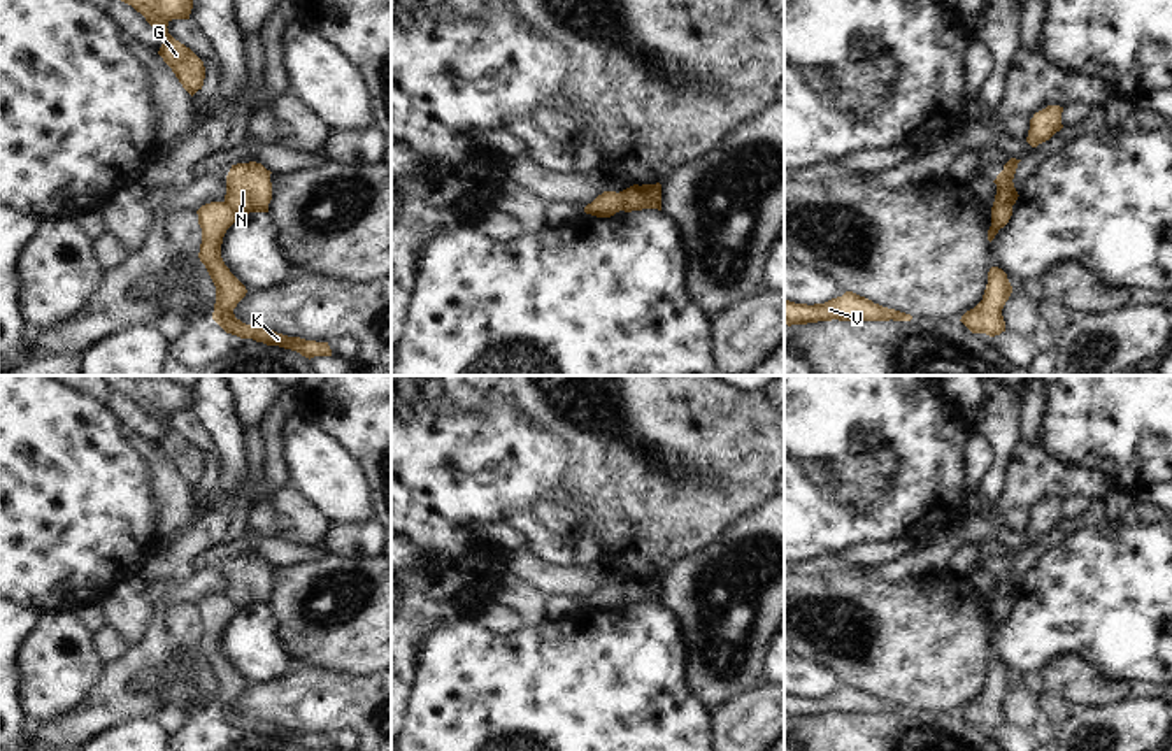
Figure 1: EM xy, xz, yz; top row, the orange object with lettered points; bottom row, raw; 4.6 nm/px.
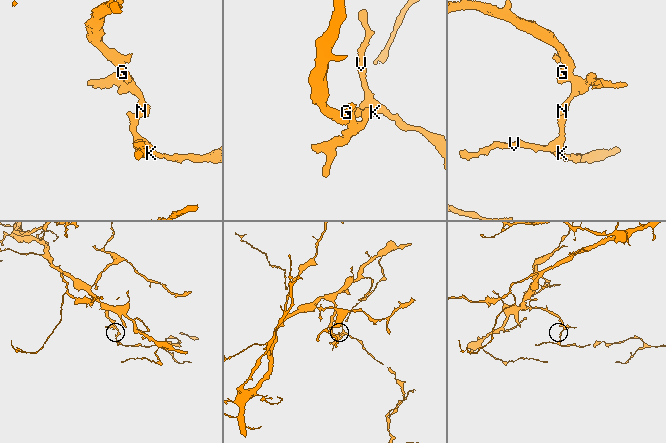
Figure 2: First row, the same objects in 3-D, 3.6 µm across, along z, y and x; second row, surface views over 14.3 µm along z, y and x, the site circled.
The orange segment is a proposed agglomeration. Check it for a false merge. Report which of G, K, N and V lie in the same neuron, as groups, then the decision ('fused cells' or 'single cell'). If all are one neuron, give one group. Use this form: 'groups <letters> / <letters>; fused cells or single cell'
groups G N / K V; fused cells

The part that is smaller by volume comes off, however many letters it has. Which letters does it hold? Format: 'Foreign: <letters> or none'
Foreign: K, V

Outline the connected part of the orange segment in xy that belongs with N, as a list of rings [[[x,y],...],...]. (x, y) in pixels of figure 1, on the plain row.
[[[256,554],[232,558],[225,588],[228,600],[237,607],[268,605],[272,593],[270,567]]]

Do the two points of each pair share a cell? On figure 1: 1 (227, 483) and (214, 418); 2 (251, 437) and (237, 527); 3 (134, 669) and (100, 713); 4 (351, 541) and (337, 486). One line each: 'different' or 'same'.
1: same
2: same
3: same
4: different

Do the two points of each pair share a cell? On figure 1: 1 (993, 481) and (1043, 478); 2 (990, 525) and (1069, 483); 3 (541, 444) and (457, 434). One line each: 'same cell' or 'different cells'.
1: different cells
2: same cell
3: same cell

